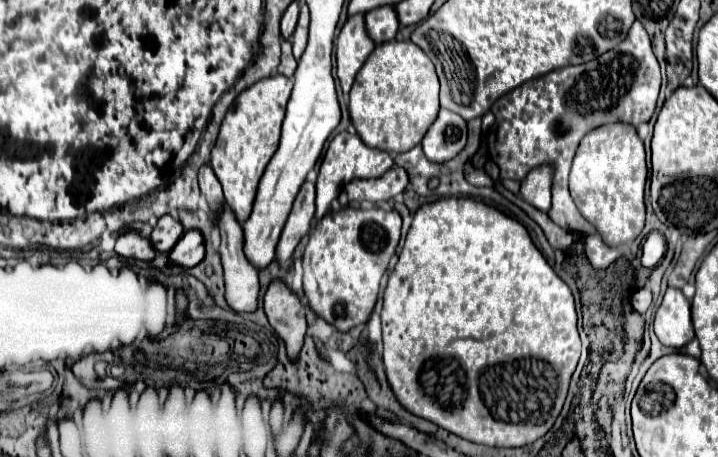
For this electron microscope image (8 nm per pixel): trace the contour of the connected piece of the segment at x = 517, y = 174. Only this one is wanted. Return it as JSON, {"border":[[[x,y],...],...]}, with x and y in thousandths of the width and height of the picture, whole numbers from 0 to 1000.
{"border":[[[886,44],[875,70],[875,79],[852,109],[838,118],[836,127],[805,140],[805,144],[786,144],[777,153],[769,153],[747,175],[730,179],[719,197],[702,206],[688,232],[685,249],[691,254],[691,267],[680,284],[680,333],[682,346],[696,368],[696,392],[728,394],[744,368],[752,368],[758,359],[769,363],[769,460],[766,481],[774,486],[780,499],[794,508],[811,508],[811,512],[827,512],[830,499],[813,481],[813,473],[805,464],[794,420],[791,420],[791,376],[799,346],[799,333],[805,324],[805,311],[827,280],[850,267],[872,267],[880,276],[889,276],[891,267],[903,267],[911,249],[914,219],[919,201],[919,144],[908,114],[905,83],[897,66],[897,57]]]}

